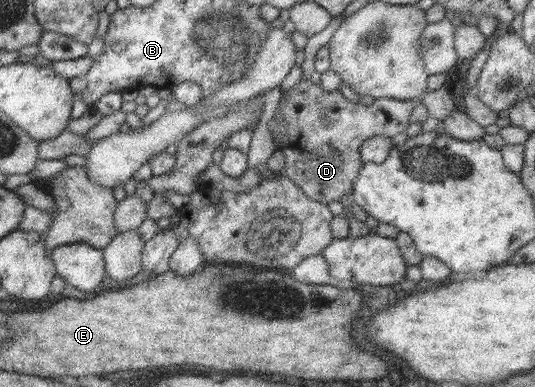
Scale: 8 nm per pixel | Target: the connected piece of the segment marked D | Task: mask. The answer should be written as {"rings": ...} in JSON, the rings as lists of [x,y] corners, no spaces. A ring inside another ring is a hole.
{"rings":[[[300,79],[300,81],[295,84],[293,87],[291,87],[289,90],[283,91],[283,94],[287,95],[287,99],[284,102],[282,98],[279,101],[279,105],[282,105],[281,109],[281,115],[283,115],[283,121],[285,121],[285,137],[281,139],[279,143],[277,143],[276,139],[274,139],[274,143],[276,144],[276,150],[280,150],[283,152],[284,161],[285,161],[285,169],[280,170],[279,172],[273,173],[273,171],[269,171],[267,167],[265,167],[266,162],[262,162],[261,164],[258,164],[255,166],[255,168],[260,172],[260,178],[261,179],[268,179],[277,177],[279,175],[283,175],[284,177],[290,178],[298,187],[303,194],[307,195],[307,199],[313,200],[316,202],[321,202],[321,204],[329,204],[329,202],[336,202],[341,199],[343,195],[349,195],[351,193],[351,185],[352,182],[355,180],[355,177],[357,176],[359,169],[362,165],[362,160],[358,158],[357,156],[357,149],[359,148],[359,145],[366,139],[372,136],[382,136],[382,137],[393,137],[396,134],[399,134],[400,132],[404,132],[404,130],[407,128],[407,125],[410,123],[410,114],[411,110],[413,110],[413,107],[420,102],[422,97],[419,97],[417,99],[409,99],[406,101],[400,101],[397,99],[374,99],[374,101],[369,105],[362,105],[361,103],[351,103],[350,101],[347,101],[344,97],[341,96],[341,93],[339,90],[334,90],[333,92],[325,92],[322,88],[320,83],[310,83],[309,79]],[[321,114],[325,114],[327,117],[327,121],[323,122],[321,121]]]}

